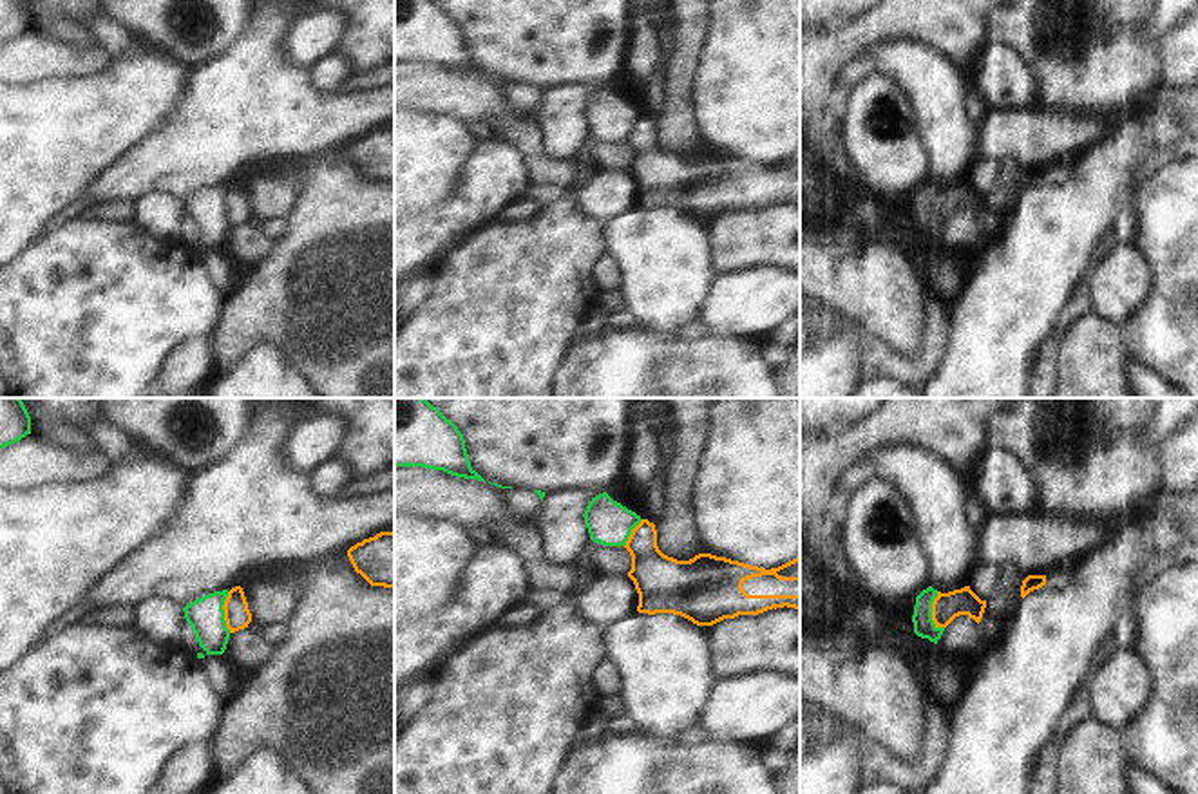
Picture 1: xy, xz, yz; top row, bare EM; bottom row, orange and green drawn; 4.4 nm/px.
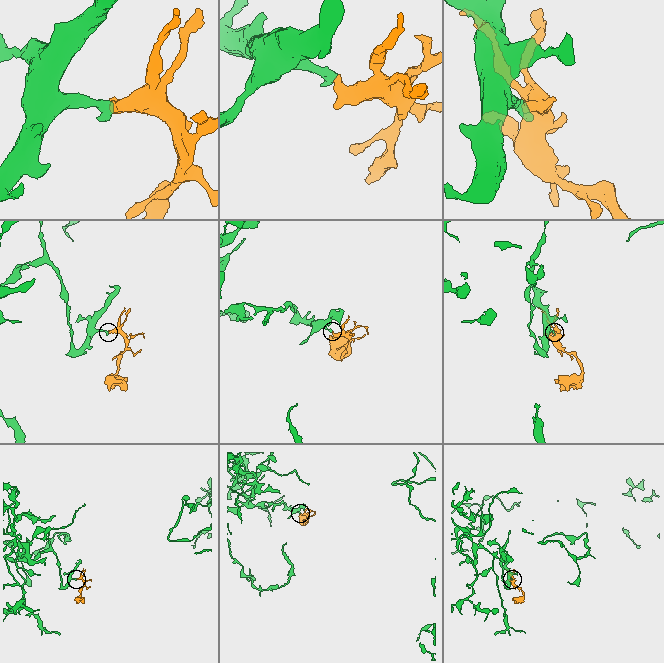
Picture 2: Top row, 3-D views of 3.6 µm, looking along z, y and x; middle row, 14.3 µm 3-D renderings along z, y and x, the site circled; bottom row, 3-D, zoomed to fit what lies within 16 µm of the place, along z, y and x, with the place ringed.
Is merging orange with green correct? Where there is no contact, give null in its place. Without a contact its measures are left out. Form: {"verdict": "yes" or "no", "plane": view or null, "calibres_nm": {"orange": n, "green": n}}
{"verdict": "no", "plane": "yz", "calibres_nm": {"orange": 120, "green": 100}}

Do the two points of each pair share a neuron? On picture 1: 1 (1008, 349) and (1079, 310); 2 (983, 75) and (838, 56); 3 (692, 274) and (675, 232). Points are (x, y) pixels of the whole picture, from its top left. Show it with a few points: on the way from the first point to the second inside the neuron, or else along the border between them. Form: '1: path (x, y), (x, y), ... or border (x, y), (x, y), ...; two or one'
1: border (1077, 284), (1052, 331); two
2: border (987, 42), (963, 73); two
3: path (681, 263), (675, 257), (675, 243); one

